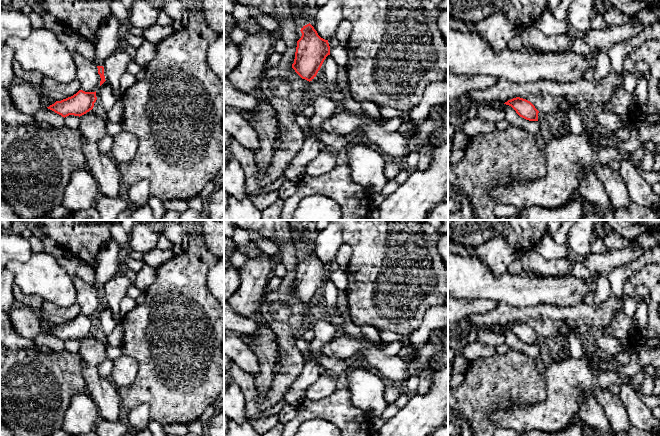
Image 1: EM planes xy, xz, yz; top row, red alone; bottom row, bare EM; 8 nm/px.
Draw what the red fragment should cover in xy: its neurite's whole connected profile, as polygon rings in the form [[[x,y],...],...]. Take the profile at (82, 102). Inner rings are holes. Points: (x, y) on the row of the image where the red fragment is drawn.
[[[79,90],[73,96],[61,101],[56,101],[47,108],[64,118],[69,115],[80,117],[93,109],[96,100],[96,91],[85,92],[83,90]]]

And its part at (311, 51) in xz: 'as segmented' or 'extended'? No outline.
as segmented

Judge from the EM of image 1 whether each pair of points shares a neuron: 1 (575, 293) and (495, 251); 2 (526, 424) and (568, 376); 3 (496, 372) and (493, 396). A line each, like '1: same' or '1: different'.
1: different
2: same
3: same

